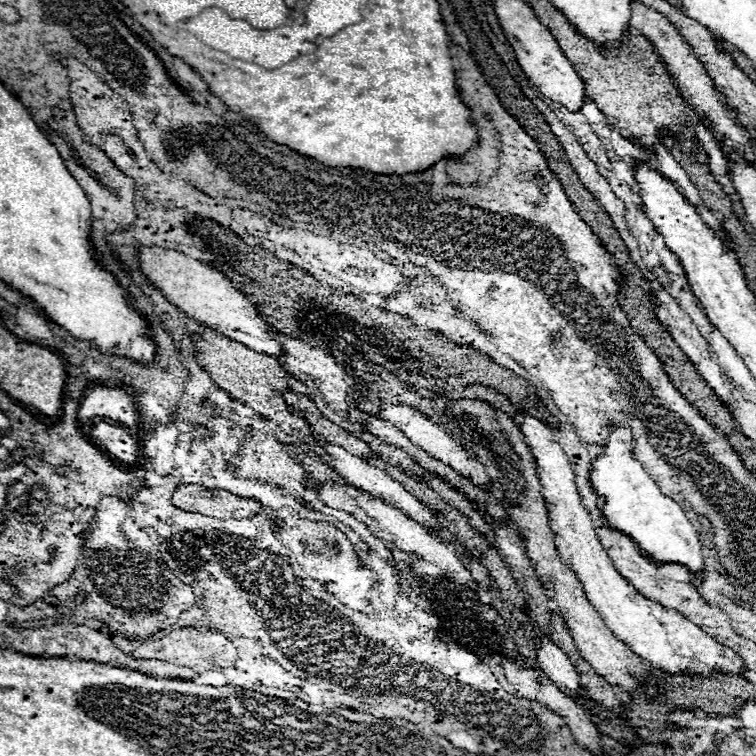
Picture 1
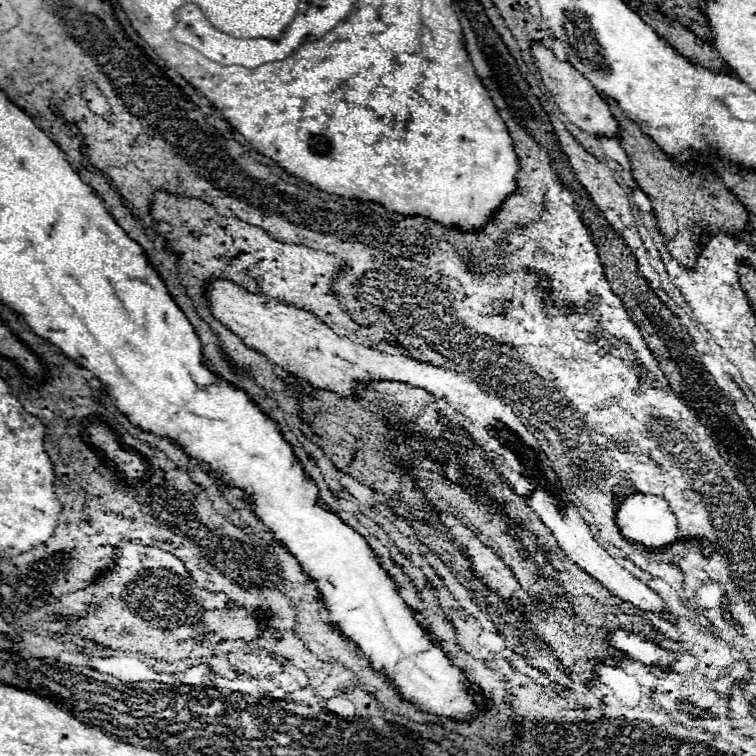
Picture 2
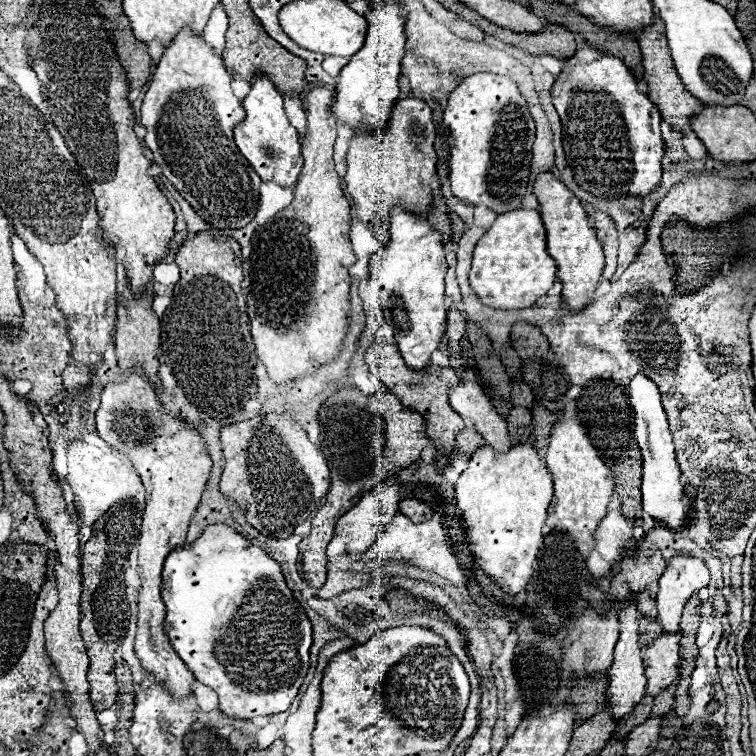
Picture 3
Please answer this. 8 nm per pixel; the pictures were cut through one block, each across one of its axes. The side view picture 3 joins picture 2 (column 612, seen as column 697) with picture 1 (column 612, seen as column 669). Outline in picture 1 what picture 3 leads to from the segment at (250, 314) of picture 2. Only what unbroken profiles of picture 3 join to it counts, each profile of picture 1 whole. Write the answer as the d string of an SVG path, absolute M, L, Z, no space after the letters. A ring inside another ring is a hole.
M518 412L516 420L518 428L524 434L524 442L532 450L532 456L536 460L536 472L540 478L540 492L546 500L546 510L550 518L550 528L556 538L556 546L560 552L560 558L566 560L570 570L576 572L590 604L596 608L596 612L602 616L604 624L622 640L624 644L630 646L634 654L638 654L650 668L660 670L664 676L670 674L688 674L688 676L710 676L714 670L722 674L738 674L742 676L746 666L742 658L730 650L706 636L696 624L680 616L676 610L668 610L646 596L642 596L628 580L620 576L620 572L614 568L610 556L606 550L600 546L598 536L594 532L592 520L580 502L576 484L574 484L574 474L570 468L570 462L560 448L560 444L554 440L550 428L532 418L526 412Z

